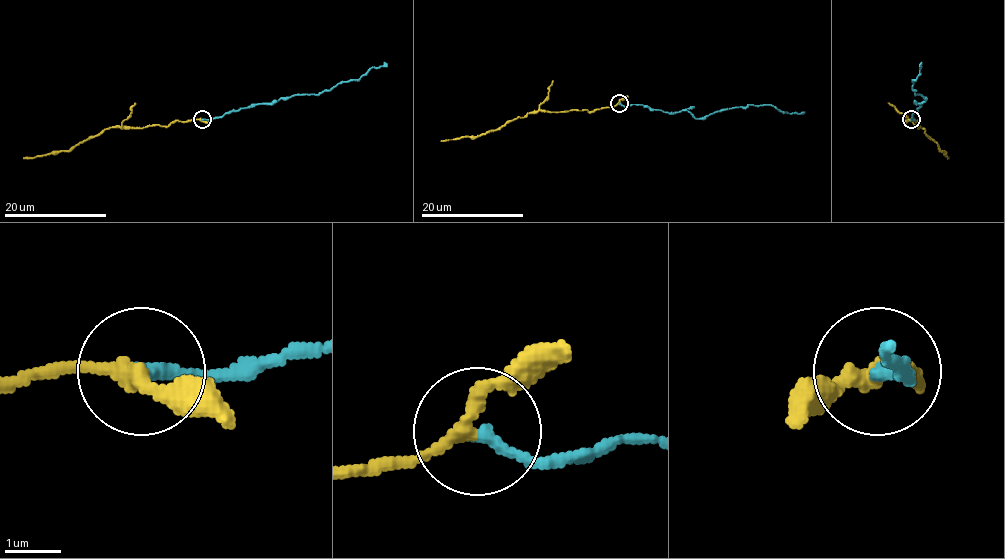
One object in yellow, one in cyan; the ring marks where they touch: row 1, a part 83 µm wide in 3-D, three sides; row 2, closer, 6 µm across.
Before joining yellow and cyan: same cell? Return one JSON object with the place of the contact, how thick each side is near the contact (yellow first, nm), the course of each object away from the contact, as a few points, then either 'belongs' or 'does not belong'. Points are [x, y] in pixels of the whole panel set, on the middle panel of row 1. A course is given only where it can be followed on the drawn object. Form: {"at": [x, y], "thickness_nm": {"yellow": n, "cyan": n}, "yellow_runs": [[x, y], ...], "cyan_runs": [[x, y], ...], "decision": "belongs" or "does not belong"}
{"at": [619, 103], "thickness_nm": {"yellow": 240, "cyan": 220}, "yellow_runs": [[619, 103], [593, 111], [528, 112], [485, 134], [440, 140]], "cyan_runs": [[619, 103], [640, 104], [665, 112], [688, 111], [696, 119], [750, 104], [775, 106], [790, 113], [804, 112]], "decision": "does not belong"}

